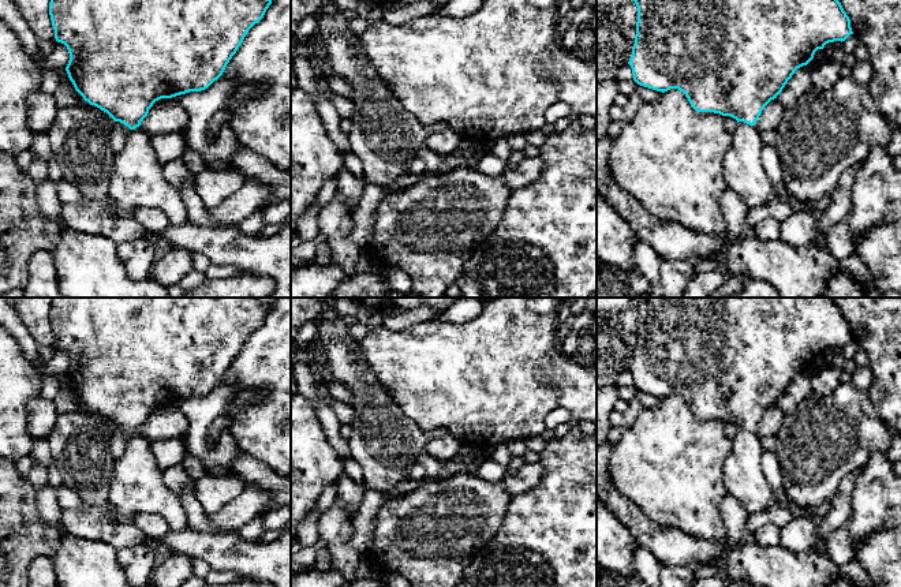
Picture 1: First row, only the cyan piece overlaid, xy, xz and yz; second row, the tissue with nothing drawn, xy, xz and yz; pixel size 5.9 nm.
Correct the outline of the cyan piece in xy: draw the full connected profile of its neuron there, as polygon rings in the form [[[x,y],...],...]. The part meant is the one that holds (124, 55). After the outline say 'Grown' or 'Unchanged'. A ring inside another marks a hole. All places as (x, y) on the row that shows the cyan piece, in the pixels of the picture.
[[[51,0],[55,38],[68,49],[66,71],[75,90],[130,128],[123,150],[115,154],[108,190],[106,202],[116,212],[161,207],[169,223],[188,221],[182,197],[165,179],[141,121],[156,101],[201,91],[217,81],[270,4],[272,0]]]. Grown

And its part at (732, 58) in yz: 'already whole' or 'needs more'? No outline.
needs more

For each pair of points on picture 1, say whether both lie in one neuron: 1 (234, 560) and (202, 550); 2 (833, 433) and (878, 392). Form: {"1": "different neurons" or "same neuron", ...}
{"1": "same neuron", "2": "different neurons"}

